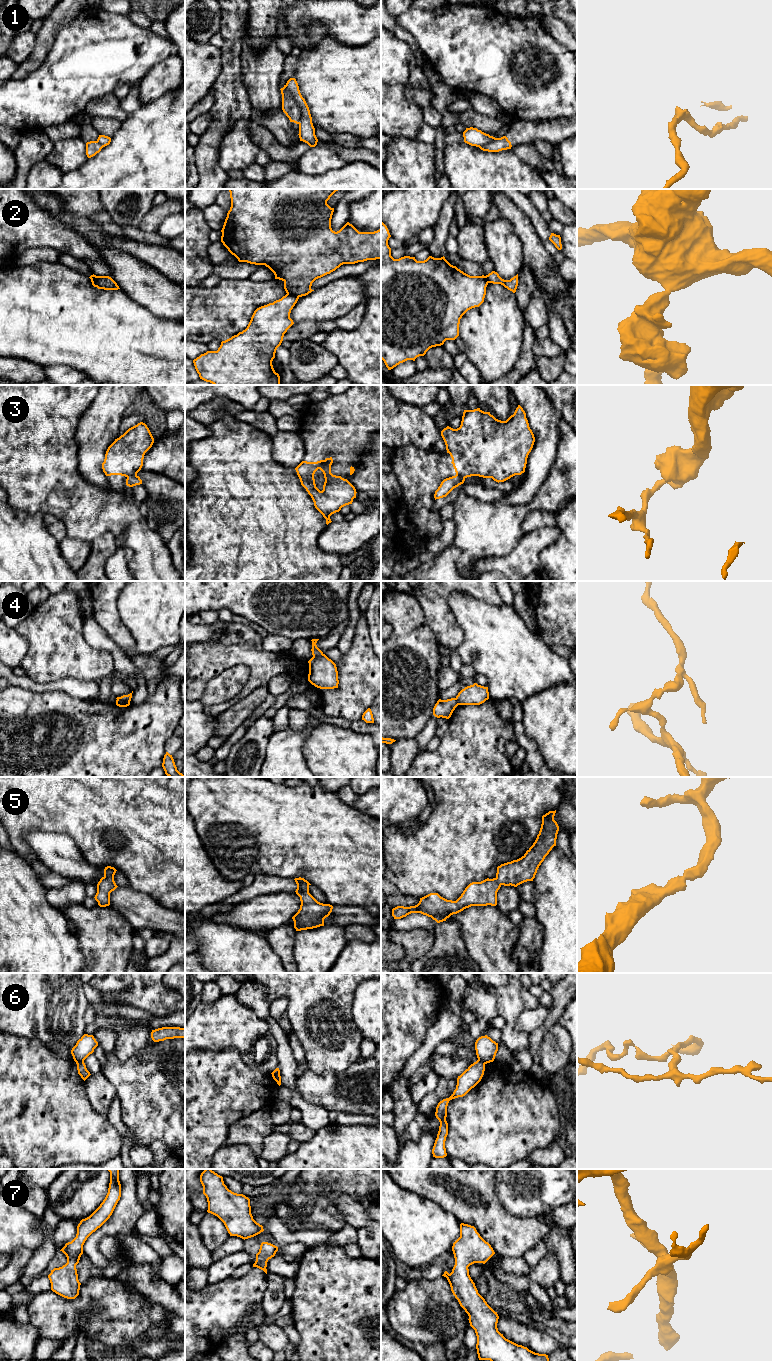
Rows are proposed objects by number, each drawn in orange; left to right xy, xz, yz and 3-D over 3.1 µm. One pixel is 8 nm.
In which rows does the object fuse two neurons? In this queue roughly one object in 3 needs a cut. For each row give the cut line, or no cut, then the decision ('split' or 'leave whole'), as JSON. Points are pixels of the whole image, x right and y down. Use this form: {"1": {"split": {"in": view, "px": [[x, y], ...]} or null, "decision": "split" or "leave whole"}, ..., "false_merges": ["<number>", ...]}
{"1": {"split": {"in": "xz", "px": [[285, 85], [299, 108], [299, 123]]}, "decision": "split"}, "2": {"split": {"in": "xz", "px": [[287, 293], [298, 297]]}, "decision": "split"}, "3": {"split": {"in": "xy", "px": [[136, 474], [130, 474], [127, 477]]}, "decision": "split"}, "4": {"split": {"in": "xy", "px": [[117, 699], [129, 703]]}, "decision": "split"}, "5": {"split": null, "decision": "leave whole"}, "6": {"split": {"in": "xy", "px": [[83, 1060], [76, 1062]]}, "decision": "split"}, "7": {"split": null, "decision": "leave whole"}, "false_merges": ["1", "2", "3", "4", "6"]}

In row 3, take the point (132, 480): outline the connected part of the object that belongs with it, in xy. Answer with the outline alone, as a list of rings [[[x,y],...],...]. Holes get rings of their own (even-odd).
[[[130,475],[126,479],[126,485],[129,487],[133,487],[140,484],[142,484],[142,480],[137,475]]]

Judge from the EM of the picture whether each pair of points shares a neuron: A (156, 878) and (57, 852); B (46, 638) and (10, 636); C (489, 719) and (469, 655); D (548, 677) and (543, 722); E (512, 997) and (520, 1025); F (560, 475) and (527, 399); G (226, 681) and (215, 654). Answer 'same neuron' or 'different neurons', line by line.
A: different neurons
B: different neurons
C: different neurons
D: different neurons
E: different neurons
F: different neurons
G: different neurons

